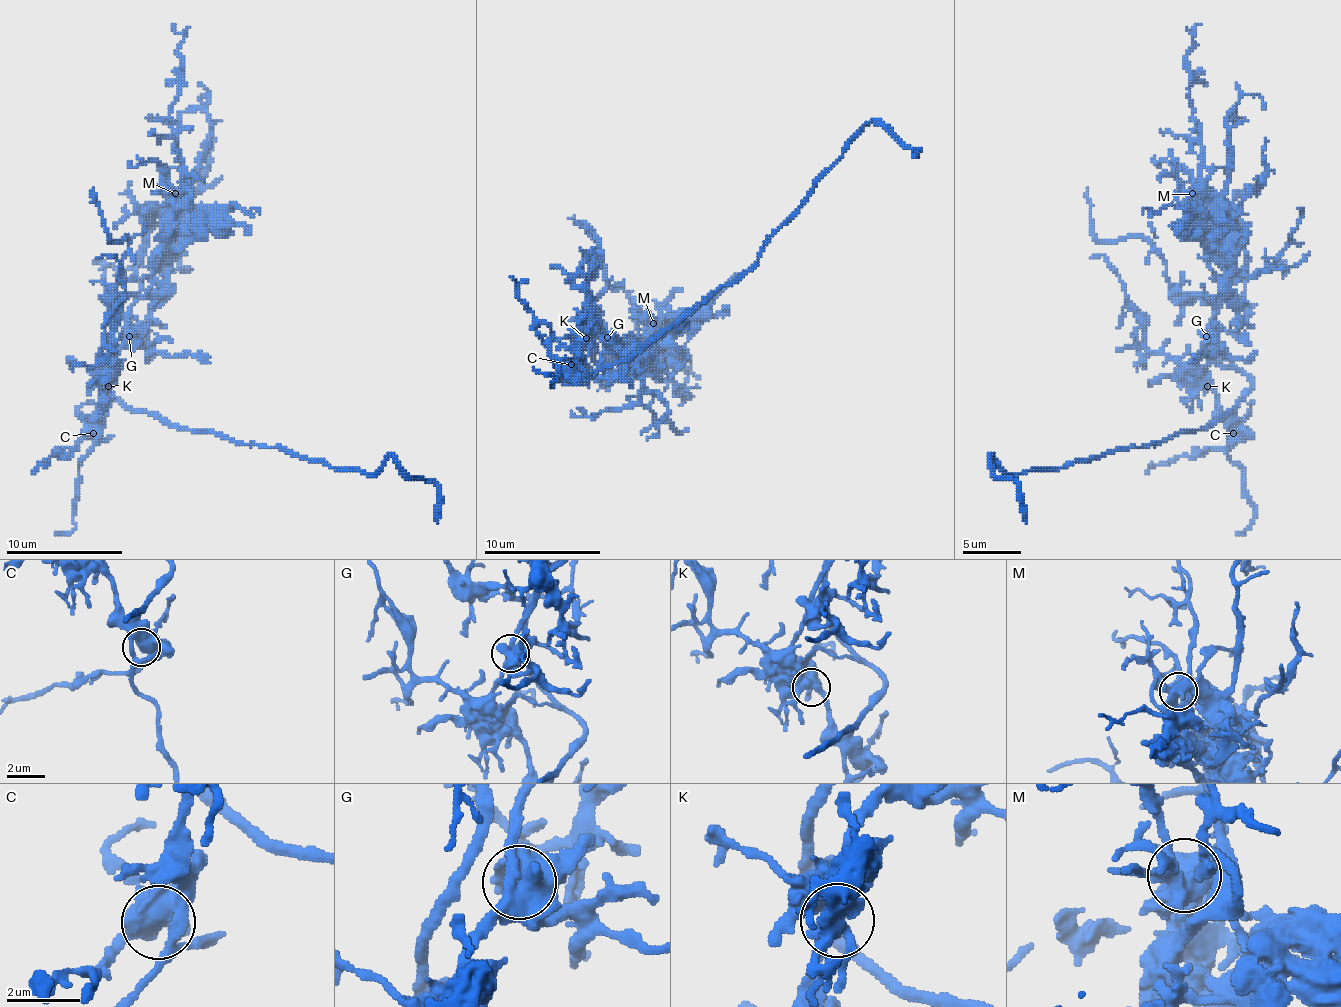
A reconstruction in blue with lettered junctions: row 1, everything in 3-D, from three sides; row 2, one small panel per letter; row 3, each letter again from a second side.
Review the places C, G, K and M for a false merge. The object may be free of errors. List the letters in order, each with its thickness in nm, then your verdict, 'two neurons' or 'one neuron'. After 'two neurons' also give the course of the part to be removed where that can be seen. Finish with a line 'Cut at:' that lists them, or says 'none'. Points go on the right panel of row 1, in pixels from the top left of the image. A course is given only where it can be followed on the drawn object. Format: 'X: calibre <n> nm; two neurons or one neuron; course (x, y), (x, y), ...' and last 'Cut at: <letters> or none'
C: calibre 550 nm; one neuron
G: calibre 550 nm; one neuron
K: calibre 400 nm; one neuron
M: calibre 380 nm; one neuron
Cut at: none

